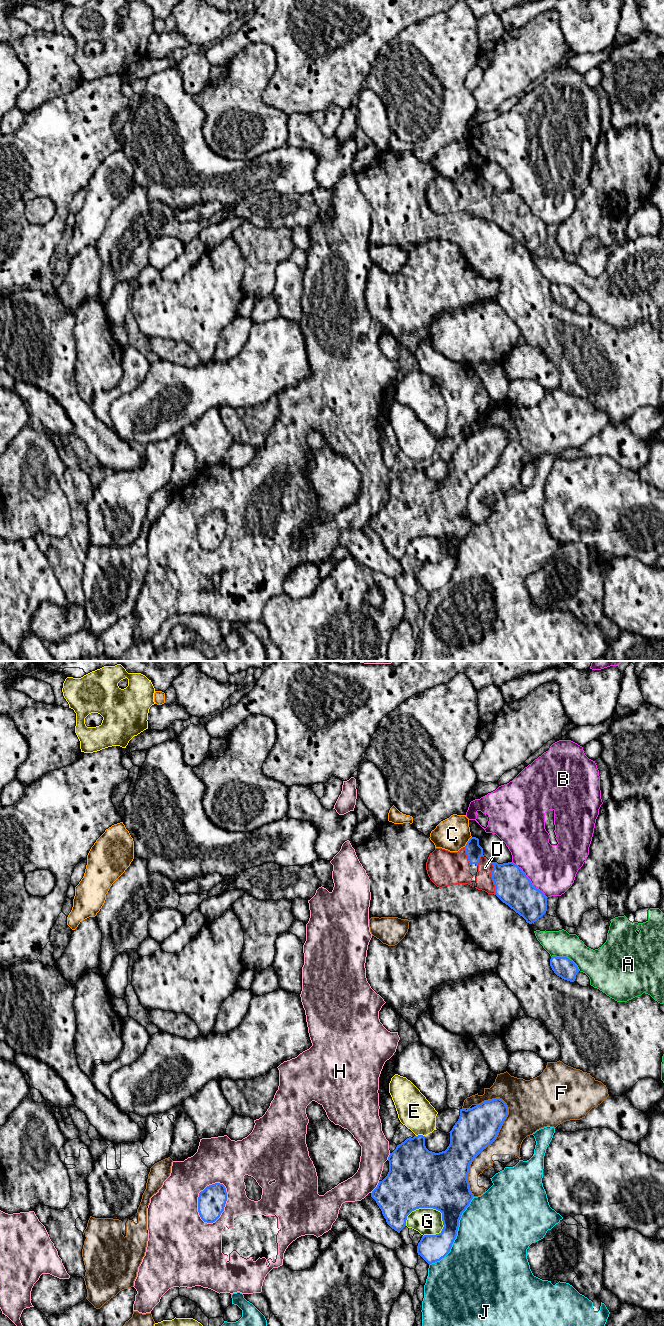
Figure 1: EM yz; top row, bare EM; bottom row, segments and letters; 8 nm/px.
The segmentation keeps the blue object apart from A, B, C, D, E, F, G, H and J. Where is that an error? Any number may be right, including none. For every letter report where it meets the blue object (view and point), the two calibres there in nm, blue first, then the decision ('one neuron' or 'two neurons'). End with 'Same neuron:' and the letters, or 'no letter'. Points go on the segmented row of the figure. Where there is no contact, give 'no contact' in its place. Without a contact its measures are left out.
A: contact yz (566, 957); calibres 160 and 240 nm; two neurons
B: contact yz (529, 880); calibres 280 and 380 nm; two neurons
C: contact yz (468, 841); calibres 140 and 260 nm; two neurons
D: contact yz (492, 878); calibres 280 and 120 nm; one neuron
E: contact yz (420, 1135); calibres 360 and 280 nm; two neurons
F: contact yz (486, 1146); calibres 320 and 220 nm; two neurons
G: contact yz (426, 1207); calibres 480 and 220 nm; two neurons
H: contact yz (224, 1205); calibres 220 and 200 nm; two neurons
J: contact yz (456, 1234); calibres 220 and 500 nm; two neurons
Same neuron: D

